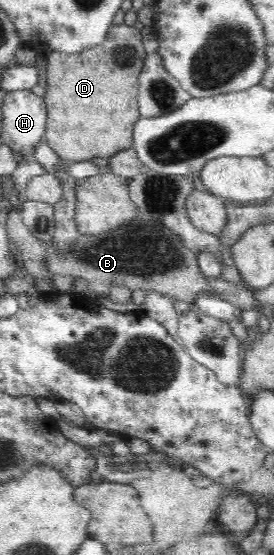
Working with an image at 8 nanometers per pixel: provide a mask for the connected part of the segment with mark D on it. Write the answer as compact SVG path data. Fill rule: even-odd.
M121 23L110 27L102 44L90 50L81 50L78 54L60 51L45 54L47 69L43 99L47 108L47 123L44 140L60 160L72 164L96 157L108 159L120 150L133 147L132 128L134 122L141 118L136 106L139 74L149 55L144 51L141 36L142 33L135 27Z

